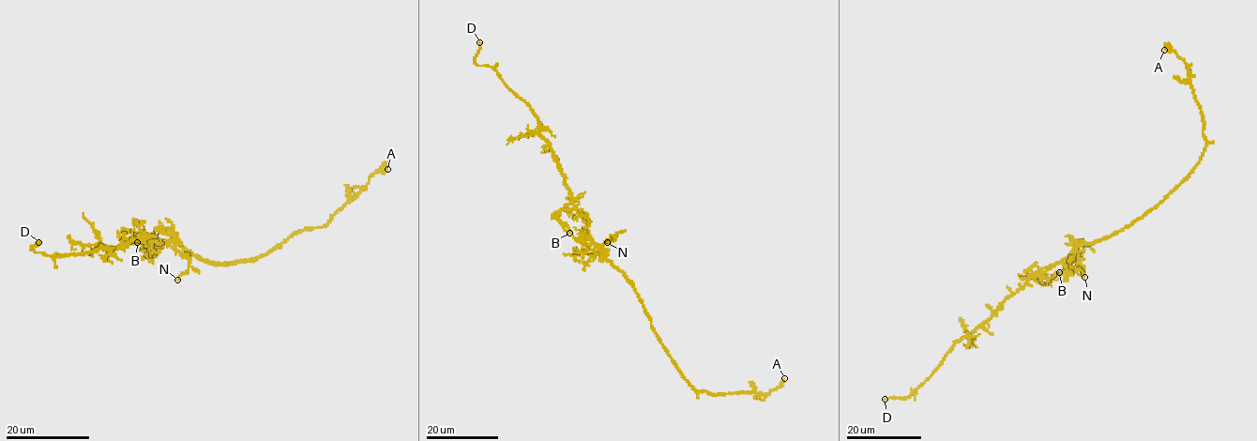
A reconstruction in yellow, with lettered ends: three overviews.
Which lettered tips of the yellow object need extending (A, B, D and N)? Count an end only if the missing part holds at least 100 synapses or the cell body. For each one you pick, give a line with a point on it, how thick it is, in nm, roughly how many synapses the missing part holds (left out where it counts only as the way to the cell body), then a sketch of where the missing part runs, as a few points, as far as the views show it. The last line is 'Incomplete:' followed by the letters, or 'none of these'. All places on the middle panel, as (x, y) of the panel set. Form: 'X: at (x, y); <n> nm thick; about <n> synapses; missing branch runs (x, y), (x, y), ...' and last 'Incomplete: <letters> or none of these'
D: at (479, 42); 140 nm thick
Incomplete: D

